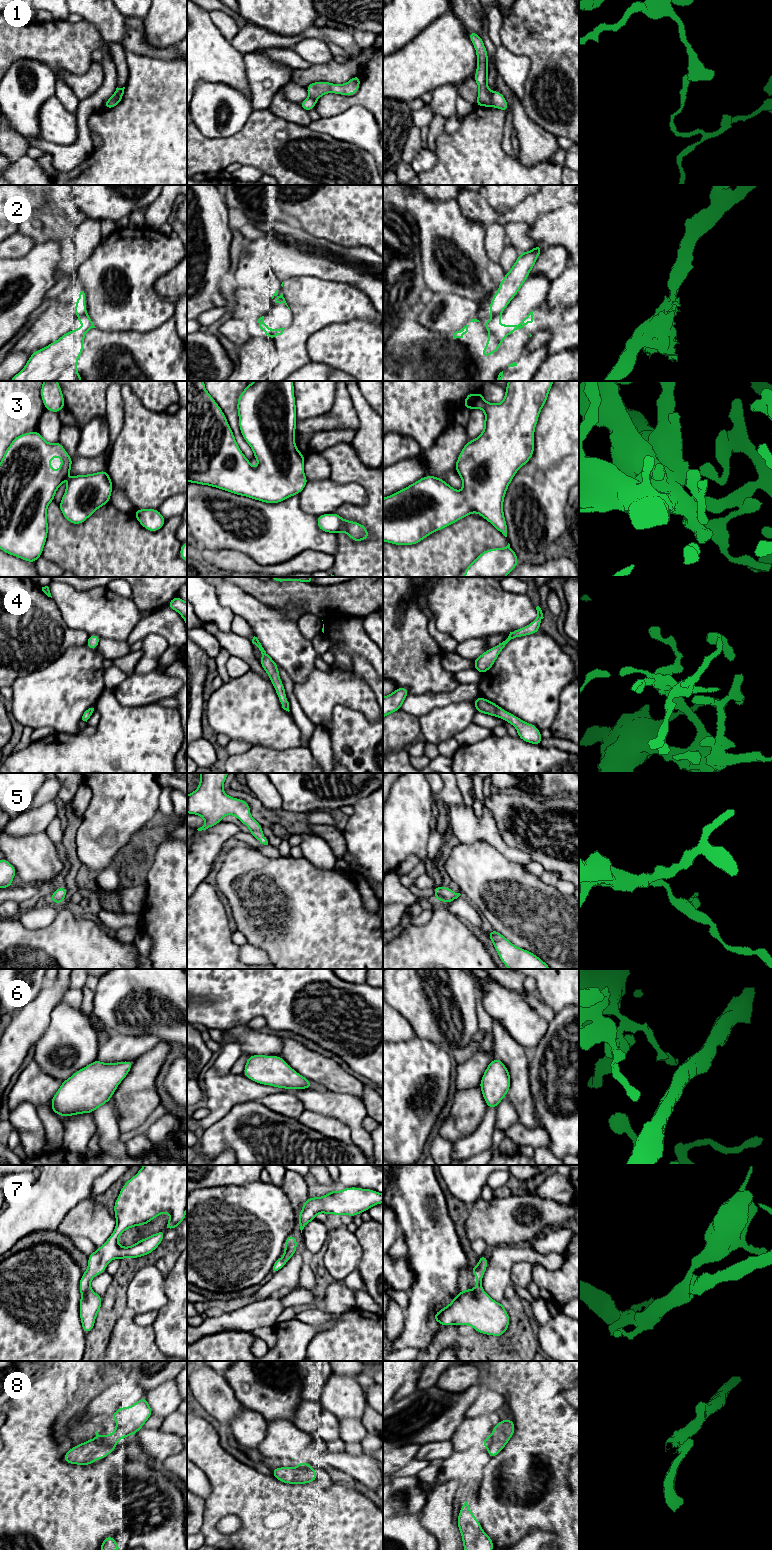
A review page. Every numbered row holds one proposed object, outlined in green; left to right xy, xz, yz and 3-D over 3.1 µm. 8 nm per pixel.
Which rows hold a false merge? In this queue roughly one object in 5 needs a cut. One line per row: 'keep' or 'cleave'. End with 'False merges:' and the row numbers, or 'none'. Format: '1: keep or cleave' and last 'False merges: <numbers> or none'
1: cleave
2: cleave
3: keep
4: keep
5: keep
6: keep
7: keep
8: cleave
False merges: 1, 2, 8

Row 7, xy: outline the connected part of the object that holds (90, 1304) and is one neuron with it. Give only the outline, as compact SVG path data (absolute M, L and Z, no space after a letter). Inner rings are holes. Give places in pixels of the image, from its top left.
M144 1165L123 1185L114 1203L116 1227L106 1242L88 1256L88 1268L79 1282L80 1319L86 1334L94 1328L102 1304L102 1296L91 1289L91 1280L104 1272L113 1259L150 1254L163 1241L164 1232L176 1229L186 1218L186 1209L187 1165ZM166 1212L170 1214L170 1220L164 1230L129 1247L119 1245L118 1239L125 1230L146 1225Z

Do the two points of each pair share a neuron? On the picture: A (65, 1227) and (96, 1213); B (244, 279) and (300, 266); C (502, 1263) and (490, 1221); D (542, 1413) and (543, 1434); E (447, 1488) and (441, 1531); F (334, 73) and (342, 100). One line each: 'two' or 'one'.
A: one
B: one
C: two
D: two
E: one
F: two

